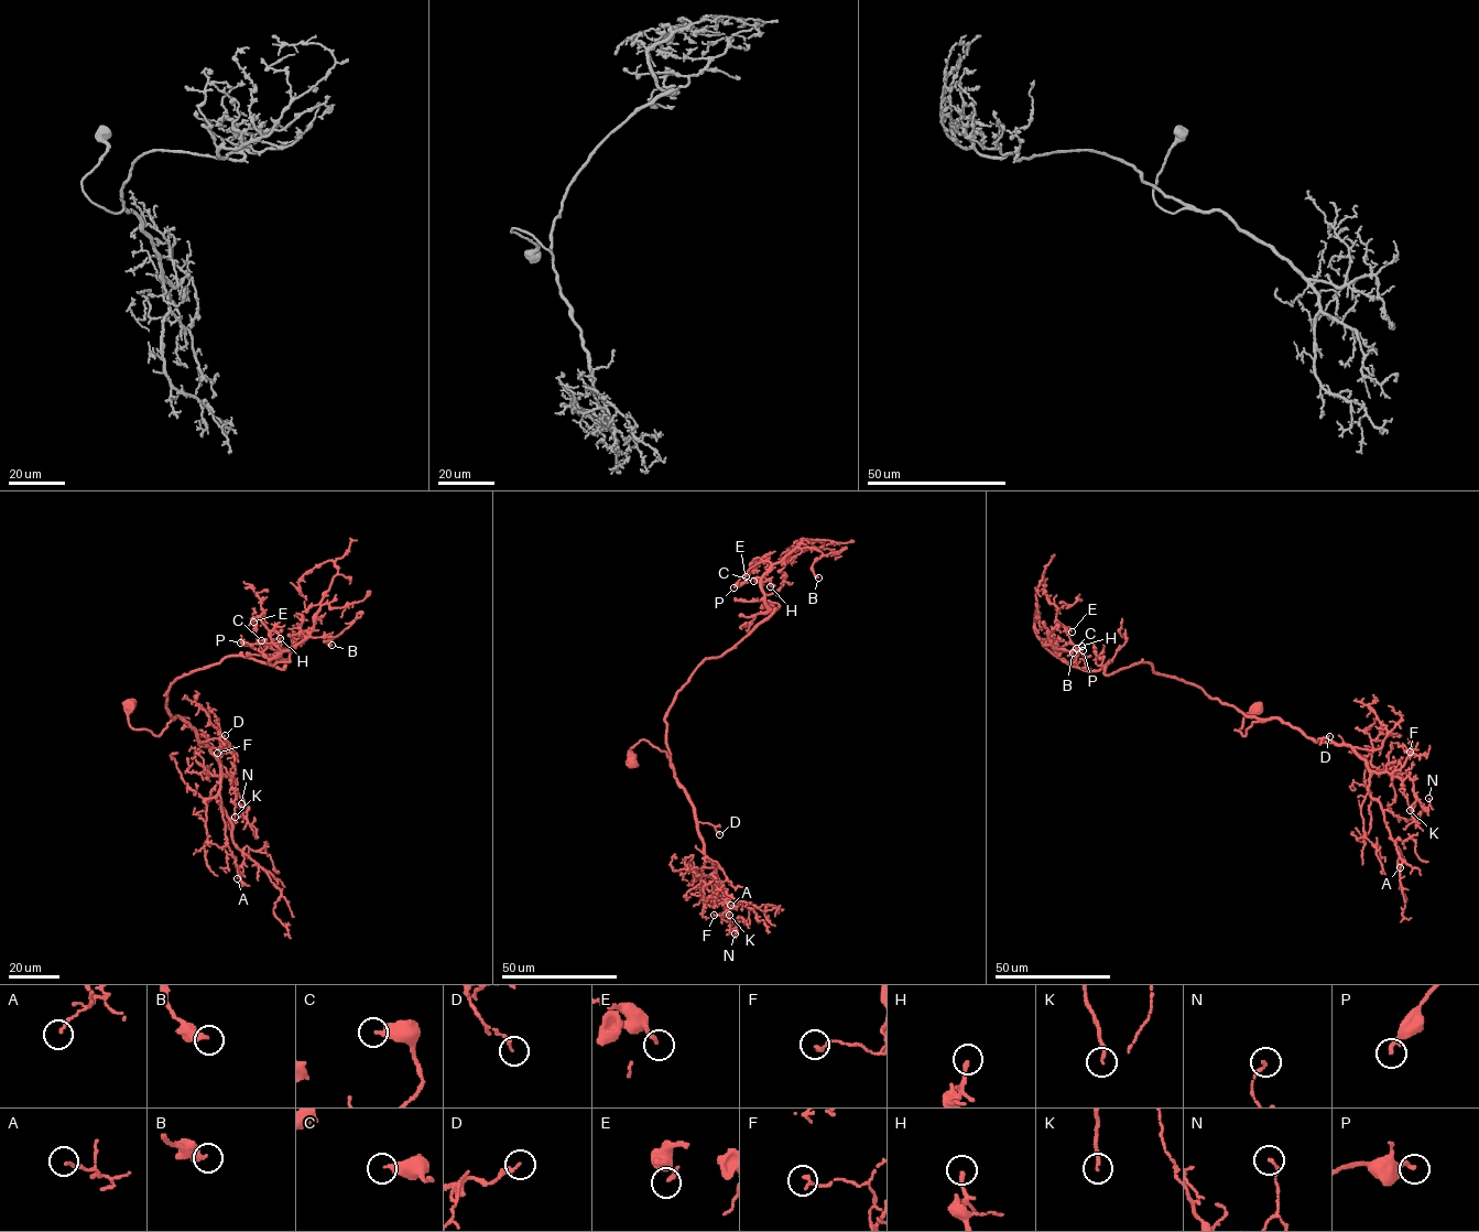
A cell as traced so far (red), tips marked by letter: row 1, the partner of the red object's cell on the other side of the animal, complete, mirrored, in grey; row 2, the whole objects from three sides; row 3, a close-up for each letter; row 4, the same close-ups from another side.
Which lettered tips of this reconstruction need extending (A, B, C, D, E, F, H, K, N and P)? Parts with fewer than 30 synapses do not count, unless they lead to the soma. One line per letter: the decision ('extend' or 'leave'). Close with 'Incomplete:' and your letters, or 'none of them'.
A: leave
B: leave
C: leave
D: leave
E: leave
F: leave
H: extend
K: leave
N: leave
P: leave
Incomplete: H

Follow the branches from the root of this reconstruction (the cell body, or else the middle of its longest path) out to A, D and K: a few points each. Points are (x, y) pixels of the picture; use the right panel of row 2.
A: (1257, 708), (1235, 730), (1244, 736), (1253, 722), (1280, 719), (1365, 762), (1400, 867)
D: (1257, 708), (1235, 730), (1244, 736), (1253, 722), (1280, 719), (1317, 742), (1329, 736)
K: (1257, 708), (1235, 730), (1280, 719), (1349, 745), (1401, 781), (1410, 810)

